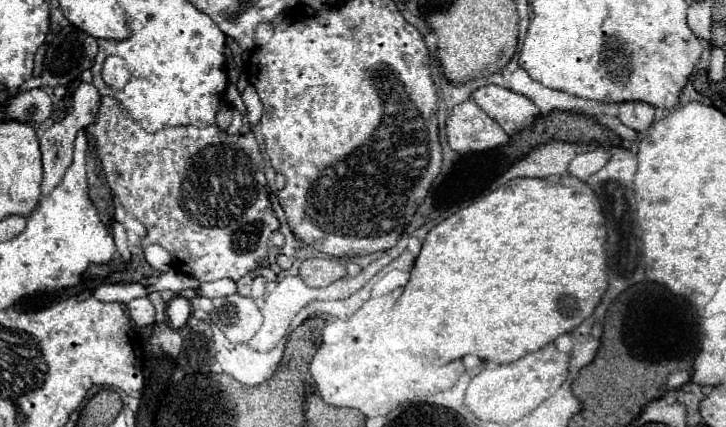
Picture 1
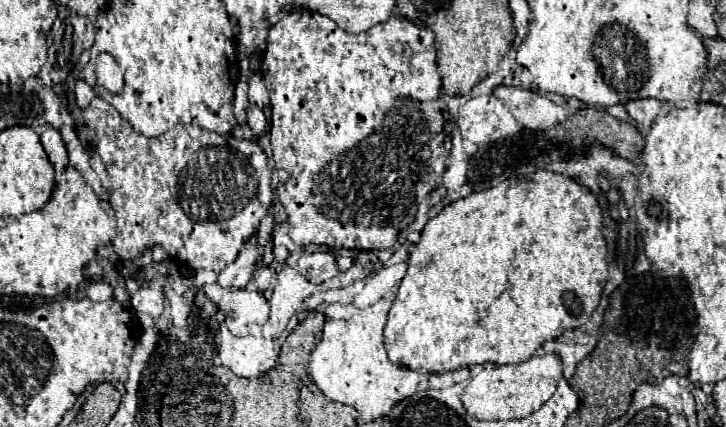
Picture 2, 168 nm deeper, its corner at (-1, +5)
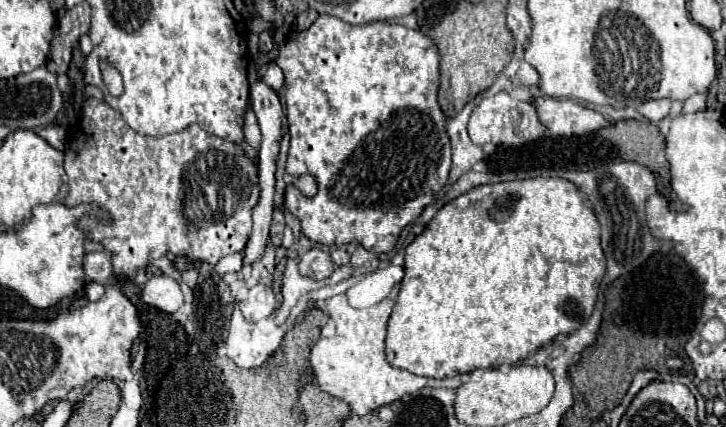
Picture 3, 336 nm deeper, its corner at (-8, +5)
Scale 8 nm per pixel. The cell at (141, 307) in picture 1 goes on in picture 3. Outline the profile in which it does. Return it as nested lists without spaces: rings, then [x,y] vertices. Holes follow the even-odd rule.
[[[154,276],[144,284],[142,300],[162,312],[176,312],[184,300],[178,282],[168,276]]]

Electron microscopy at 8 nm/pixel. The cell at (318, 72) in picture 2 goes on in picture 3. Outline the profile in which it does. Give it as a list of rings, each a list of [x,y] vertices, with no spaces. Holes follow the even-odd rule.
[[[318,16],[316,22],[306,30],[294,30],[288,40],[280,46],[276,64],[284,72],[284,86],[286,86],[286,120],[288,120],[288,132],[290,132],[290,150],[286,160],[286,172],[292,176],[304,176],[310,174],[316,178],[318,192],[312,198],[306,198],[294,184],[286,186],[286,208],[300,218],[302,222],[302,234],[308,236],[312,242],[328,244],[328,246],[342,246],[342,244],[360,244],[366,250],[372,250],[376,254],[392,252],[398,236],[404,226],[412,224],[420,212],[434,200],[438,190],[444,188],[450,172],[450,138],[446,134],[446,116],[440,110],[438,104],[438,86],[440,86],[440,56],[434,40],[430,40],[420,30],[406,28],[402,24],[388,24],[388,22],[372,22],[366,26],[352,26],[342,22],[336,16]]]

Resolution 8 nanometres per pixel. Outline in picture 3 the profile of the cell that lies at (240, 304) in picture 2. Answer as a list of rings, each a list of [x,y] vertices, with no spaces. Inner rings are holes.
[[[254,286],[246,292],[246,296],[238,302],[240,312],[248,322],[258,322],[262,318],[268,318],[276,308],[276,298],[270,286]]]

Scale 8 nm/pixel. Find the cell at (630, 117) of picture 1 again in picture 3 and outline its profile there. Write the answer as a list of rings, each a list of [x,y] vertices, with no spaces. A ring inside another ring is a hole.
[[[648,100],[646,104],[640,104],[638,106],[638,112],[650,120],[652,124],[660,122],[662,118],[668,116],[668,110],[670,110],[670,100]]]

